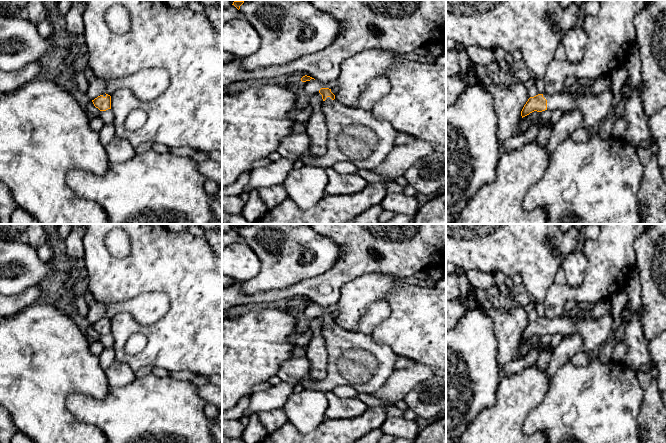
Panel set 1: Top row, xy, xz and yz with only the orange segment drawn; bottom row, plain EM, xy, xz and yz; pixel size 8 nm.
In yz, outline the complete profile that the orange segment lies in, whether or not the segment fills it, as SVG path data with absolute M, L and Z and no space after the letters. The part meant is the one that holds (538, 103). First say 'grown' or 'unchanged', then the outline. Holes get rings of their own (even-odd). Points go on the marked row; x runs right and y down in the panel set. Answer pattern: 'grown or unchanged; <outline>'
grown; M607 89L598 95L587 95L585 97L574 97L570 93L558 92L551 95L538 94L530 97L524 105L522 118L530 113L545 110L562 110L564 113L580 111L583 115L582 126L588 131L597 130L601 122L608 116L612 109L613 91Z

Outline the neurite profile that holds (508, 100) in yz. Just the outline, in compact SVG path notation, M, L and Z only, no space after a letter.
M513 80L510 85L499 82L484 84L485 89L493 95L493 105L497 116L497 138L500 143L518 134L521 111L530 98L528 85Z

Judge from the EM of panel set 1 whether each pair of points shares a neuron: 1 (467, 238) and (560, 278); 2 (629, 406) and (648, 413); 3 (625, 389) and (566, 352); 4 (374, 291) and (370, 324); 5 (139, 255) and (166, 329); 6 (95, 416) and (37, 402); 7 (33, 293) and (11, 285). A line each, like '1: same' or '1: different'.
1: different
2: different
3: different
4: different
5: same
6: different
7: different

